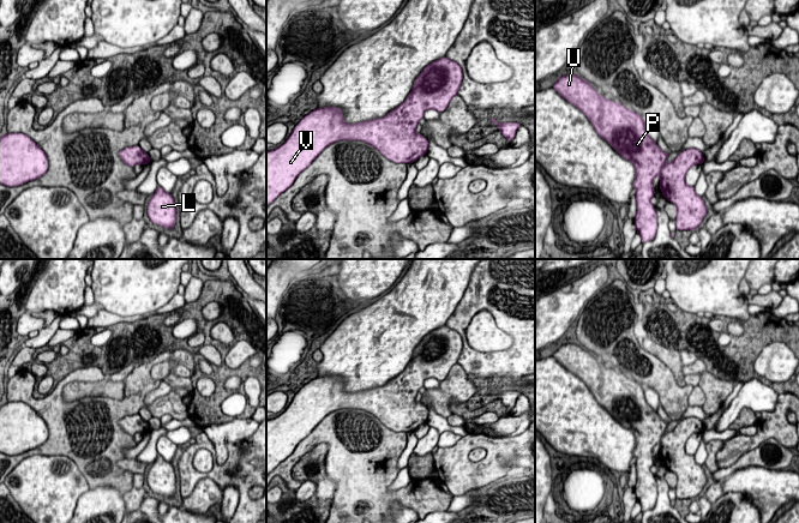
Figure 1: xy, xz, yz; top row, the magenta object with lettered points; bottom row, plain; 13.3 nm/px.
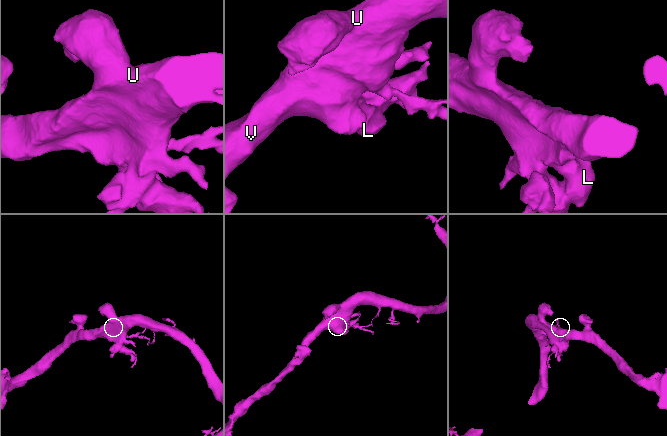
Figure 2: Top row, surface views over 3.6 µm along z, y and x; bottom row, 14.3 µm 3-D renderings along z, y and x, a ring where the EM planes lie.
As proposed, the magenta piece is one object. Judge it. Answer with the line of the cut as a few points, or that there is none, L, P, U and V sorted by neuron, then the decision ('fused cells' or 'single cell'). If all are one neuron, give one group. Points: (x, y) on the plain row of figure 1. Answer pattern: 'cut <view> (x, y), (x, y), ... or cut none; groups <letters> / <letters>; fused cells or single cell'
cut none; groups L P U V; single cell

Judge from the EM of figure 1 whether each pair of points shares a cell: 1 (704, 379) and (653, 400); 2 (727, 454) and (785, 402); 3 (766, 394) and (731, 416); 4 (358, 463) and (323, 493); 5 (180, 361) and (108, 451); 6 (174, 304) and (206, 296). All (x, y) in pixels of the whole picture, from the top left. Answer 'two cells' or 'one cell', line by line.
1: two cells
2: one cell
3: one cell
4: two cells
5: one cell
6: two cells

